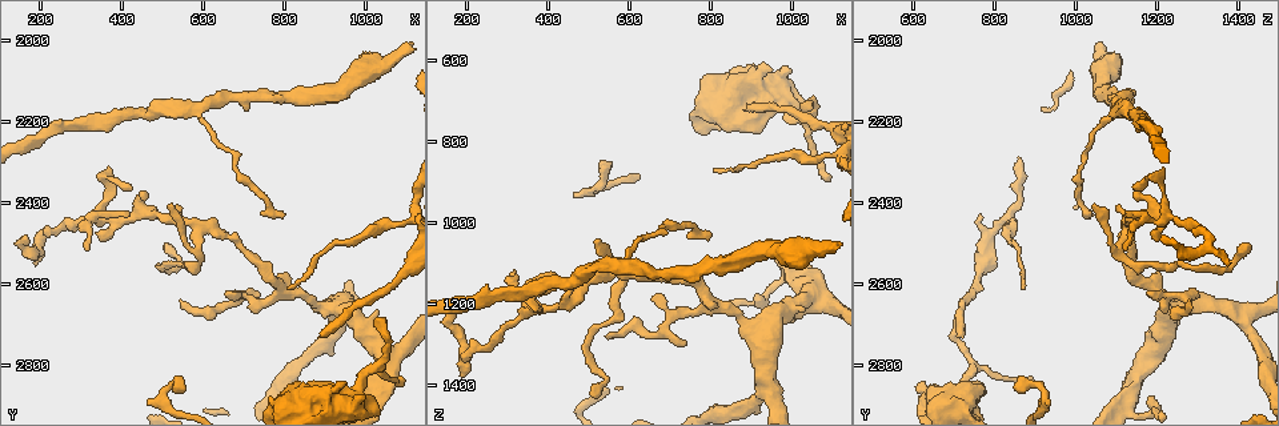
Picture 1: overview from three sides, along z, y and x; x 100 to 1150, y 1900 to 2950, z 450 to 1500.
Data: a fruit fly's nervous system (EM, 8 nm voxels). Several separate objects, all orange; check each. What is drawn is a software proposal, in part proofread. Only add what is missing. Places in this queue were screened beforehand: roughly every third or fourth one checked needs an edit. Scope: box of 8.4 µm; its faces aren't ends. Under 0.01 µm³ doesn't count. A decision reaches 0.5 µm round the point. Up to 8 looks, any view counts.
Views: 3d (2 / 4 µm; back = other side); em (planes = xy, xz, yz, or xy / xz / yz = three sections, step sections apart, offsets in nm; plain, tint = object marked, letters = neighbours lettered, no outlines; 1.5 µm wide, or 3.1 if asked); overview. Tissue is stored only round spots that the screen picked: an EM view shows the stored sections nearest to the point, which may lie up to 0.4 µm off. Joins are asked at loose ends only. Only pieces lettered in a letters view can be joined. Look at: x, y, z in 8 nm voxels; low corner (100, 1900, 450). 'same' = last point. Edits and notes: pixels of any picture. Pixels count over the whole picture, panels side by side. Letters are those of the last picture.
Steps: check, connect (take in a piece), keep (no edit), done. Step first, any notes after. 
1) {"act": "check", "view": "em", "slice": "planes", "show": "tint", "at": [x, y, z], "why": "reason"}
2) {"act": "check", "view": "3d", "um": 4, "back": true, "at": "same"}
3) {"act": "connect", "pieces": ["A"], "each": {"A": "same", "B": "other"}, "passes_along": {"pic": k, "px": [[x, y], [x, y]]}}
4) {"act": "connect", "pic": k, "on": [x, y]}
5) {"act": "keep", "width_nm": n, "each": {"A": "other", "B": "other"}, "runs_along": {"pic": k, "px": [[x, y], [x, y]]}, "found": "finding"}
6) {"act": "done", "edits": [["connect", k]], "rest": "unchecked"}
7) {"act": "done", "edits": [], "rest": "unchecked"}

{"act": "check", "view": "3d", "um": 4, "at": [180, 2555, 1385], "why": "free end"}

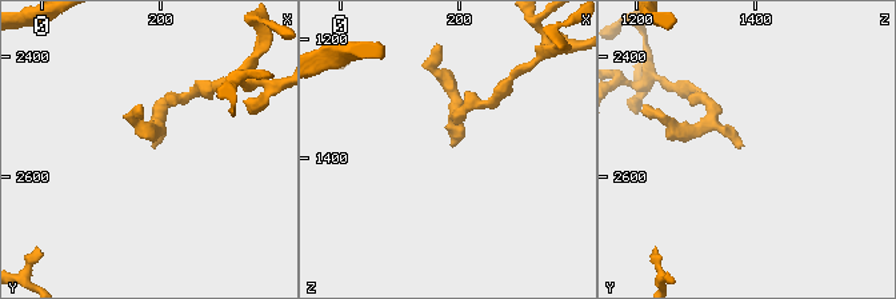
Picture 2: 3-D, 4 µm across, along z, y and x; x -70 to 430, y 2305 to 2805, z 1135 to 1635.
{"act": "check", "view": "em", "slice": "xy", "step": 8, "show": "letters", "at": [190, 2550, 1380], "why": "now the EM"}

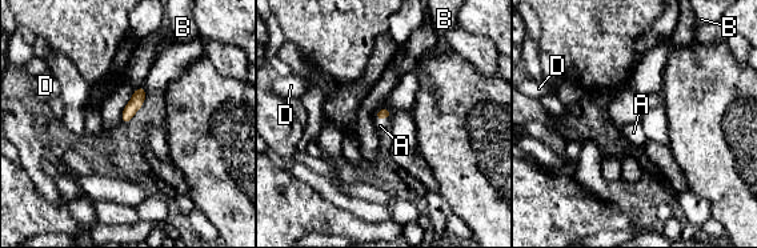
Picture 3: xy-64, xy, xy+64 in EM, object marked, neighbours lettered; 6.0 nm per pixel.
{"act": "connect", "pieces": ["A"], "longest_contact_nm": ["A", 90], "each": {"A": "same", "B": "other", "D": "other"}, "passes_along": {"pic": 3, "px": [[383, 114], [381, 119], [380, 126]]}, "found": "the neuron continues"}

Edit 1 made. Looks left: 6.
{"act": "check", "view": "em", "slice": "planes", "show": "plain", "at": [885, 2735, 715], "why": "branch stops here"}

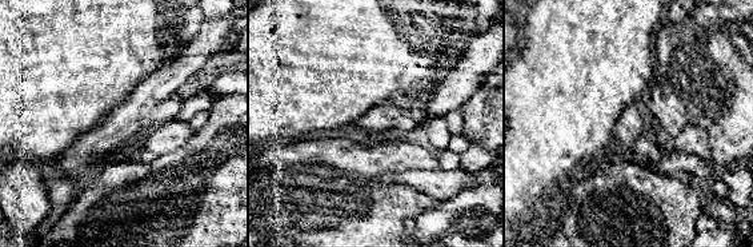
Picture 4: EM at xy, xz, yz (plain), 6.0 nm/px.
{"act": "check", "view": "em", "slice": "planes", "show": "letters", "at": "same"}

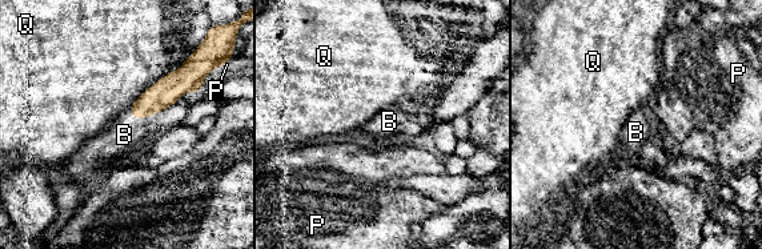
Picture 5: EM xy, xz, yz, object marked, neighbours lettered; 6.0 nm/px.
{"act": "connect", "pieces": ["B"], "longest_contact_nm": ["Q", 480], "each": {"B": "same", "P": "other", "Q": "other"}, "passes_along": {"pic": 5, "px": [[167, 91], [136, 117], [124, 135]]}, "found": "it goes on there"}

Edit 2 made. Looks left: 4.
{"act": "check", "view": "3d", "um": 2, "at": [805, 2605, 870], "why": "end of a long branch"}

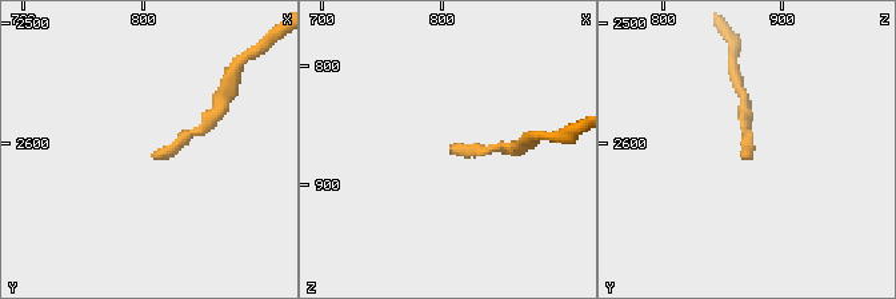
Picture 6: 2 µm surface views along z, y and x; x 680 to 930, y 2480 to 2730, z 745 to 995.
{"act": "check", "view": "em", "slice": "xz", "step": 4, "show": "letters", "at": [812, 2612, 874]}

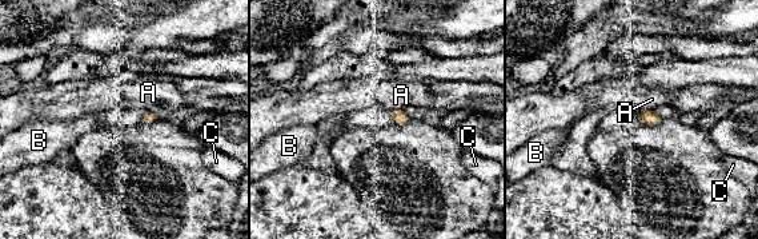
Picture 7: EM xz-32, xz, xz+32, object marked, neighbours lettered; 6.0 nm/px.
{"act": "keep", "longest_contact_nm": ["A", 70], "each": {"A": "other", "B": "other", "C": "other"}, "border": {"pic": 7, "px": [[401, 107], [392, 110]]}, "found": "no lettered piece goes on from it"}

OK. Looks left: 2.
{"act": "done", "edits": [["connect", 3], ["connect", 5]], "rest": "unchecked"}

